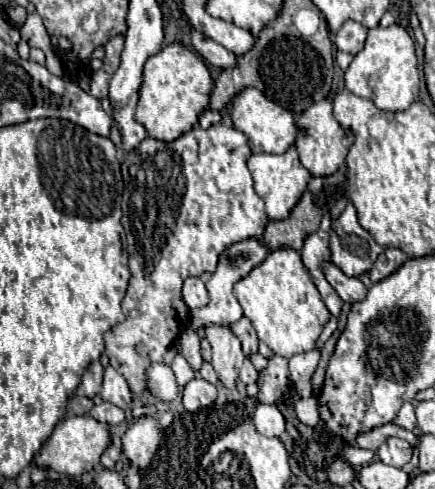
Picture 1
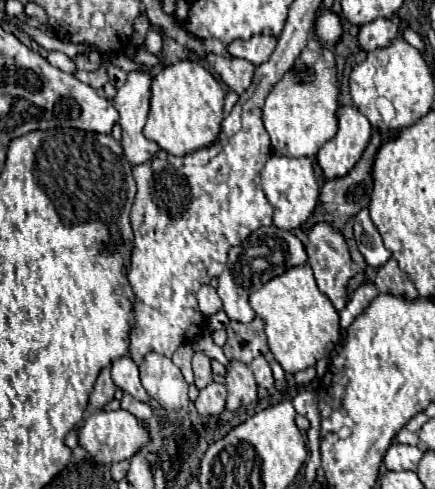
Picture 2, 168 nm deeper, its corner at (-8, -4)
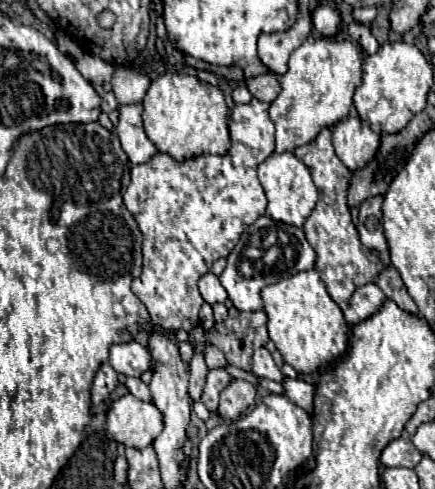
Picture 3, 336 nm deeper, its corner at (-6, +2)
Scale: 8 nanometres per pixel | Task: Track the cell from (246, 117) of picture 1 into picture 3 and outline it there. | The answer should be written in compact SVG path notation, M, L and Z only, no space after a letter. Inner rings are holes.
M310 34L292 54L288 60L288 72L278 76L280 80L280 94L270 104L270 120L276 126L276 152L292 152L298 146L310 144L320 130L330 128L332 124L340 122L348 116L352 106L352 94L354 88L360 84L360 72L362 72L362 54L358 46L350 40L336 42L330 38L322 38L318 34Z

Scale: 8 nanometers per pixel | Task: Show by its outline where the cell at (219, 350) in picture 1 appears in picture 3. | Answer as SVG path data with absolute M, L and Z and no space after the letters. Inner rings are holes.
M234 378L222 392L220 392L220 408L218 414L224 420L236 420L248 406L256 400L254 384L246 380Z

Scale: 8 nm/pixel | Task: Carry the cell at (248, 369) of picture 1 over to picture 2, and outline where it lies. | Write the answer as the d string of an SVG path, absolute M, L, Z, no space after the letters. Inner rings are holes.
M258 356L254 358L254 362L250 364L250 370L256 378L256 384L270 390L274 386L274 376L272 376L272 370L270 370L270 364L264 360L264 356Z

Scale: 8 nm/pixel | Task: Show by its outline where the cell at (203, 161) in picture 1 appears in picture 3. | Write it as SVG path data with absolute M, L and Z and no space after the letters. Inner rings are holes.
M252 98L250 104L238 104L230 112L228 130L232 138L232 148L224 156L200 154L186 160L174 160L168 154L154 154L148 162L132 168L132 182L124 192L124 204L128 212L138 222L142 232L142 274L132 282L134 294L148 310L148 322L144 330L152 332L176 332L198 326L198 310L204 304L198 292L198 280L210 272L212 264L226 258L230 250L240 240L242 232L266 214L266 196L258 182L256 170L274 152L274 124L268 118L268 104Z

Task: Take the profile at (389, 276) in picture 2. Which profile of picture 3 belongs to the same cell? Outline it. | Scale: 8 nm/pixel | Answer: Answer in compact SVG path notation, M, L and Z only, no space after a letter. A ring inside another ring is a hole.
M386 266L386 268L378 274L376 286L378 286L388 298L392 298L402 310L418 314L418 308L416 308L414 300L410 298L408 290L406 290L406 286L404 286L404 282L402 282L402 278L400 278L400 274L398 274L398 270L396 270L394 266Z

